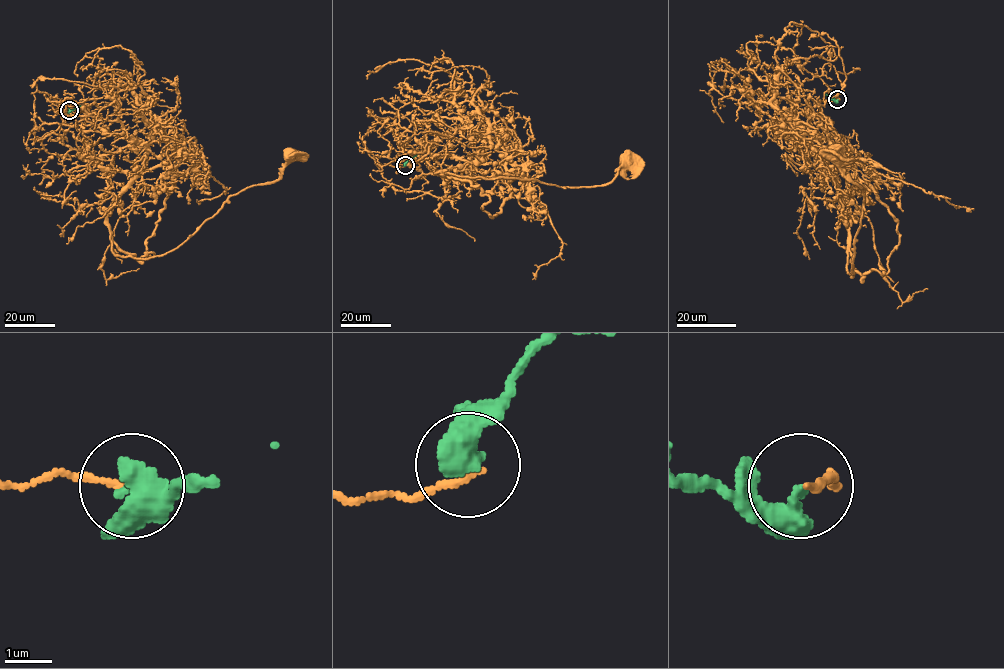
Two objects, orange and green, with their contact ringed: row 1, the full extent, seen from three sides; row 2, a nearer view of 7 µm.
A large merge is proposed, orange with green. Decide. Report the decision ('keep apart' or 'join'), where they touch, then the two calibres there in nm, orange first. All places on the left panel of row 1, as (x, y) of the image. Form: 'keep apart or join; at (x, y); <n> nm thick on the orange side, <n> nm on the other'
keep apart; at (69, 110); 130 nm thick on the orange side, 400 nm on the other

